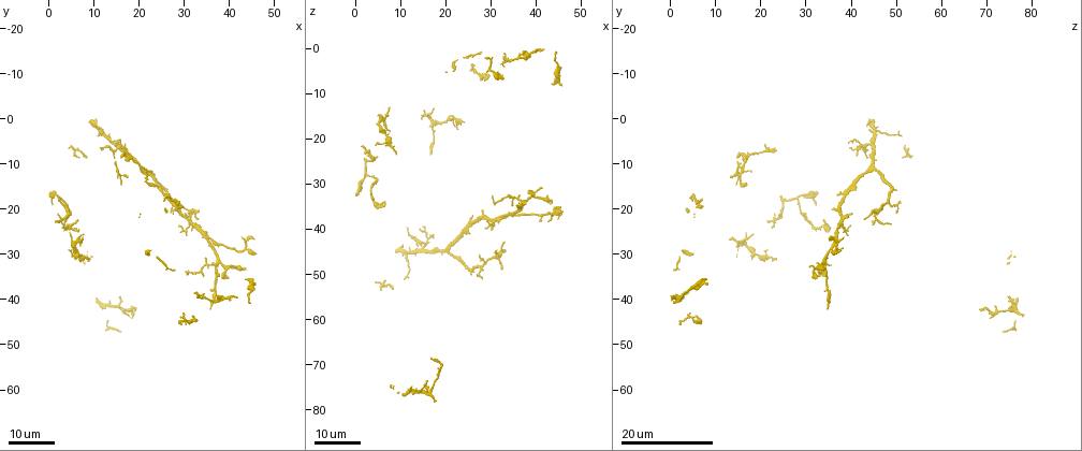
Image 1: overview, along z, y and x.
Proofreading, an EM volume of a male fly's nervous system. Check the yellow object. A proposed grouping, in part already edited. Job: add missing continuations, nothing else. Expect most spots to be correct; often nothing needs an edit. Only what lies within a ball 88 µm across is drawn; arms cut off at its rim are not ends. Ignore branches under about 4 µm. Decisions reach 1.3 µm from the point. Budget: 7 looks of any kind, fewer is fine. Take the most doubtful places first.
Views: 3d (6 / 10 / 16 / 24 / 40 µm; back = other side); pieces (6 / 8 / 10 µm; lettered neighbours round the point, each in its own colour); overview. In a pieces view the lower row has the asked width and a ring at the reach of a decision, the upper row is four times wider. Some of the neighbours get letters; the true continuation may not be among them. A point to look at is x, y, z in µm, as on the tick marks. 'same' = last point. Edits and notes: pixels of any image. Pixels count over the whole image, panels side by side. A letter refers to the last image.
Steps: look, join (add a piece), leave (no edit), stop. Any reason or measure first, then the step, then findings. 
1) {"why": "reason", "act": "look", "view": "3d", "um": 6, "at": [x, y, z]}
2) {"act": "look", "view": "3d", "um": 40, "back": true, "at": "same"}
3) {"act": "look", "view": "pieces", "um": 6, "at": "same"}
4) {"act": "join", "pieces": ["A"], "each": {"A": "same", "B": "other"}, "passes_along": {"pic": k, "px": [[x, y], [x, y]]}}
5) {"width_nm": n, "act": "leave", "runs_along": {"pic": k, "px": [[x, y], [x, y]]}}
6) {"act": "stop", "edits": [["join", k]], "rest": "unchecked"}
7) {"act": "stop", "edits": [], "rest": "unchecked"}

{"why": "thin end", "act": "look", "view": "3d", "um": 16, "at": [32.5, 23.5, 48.5]}

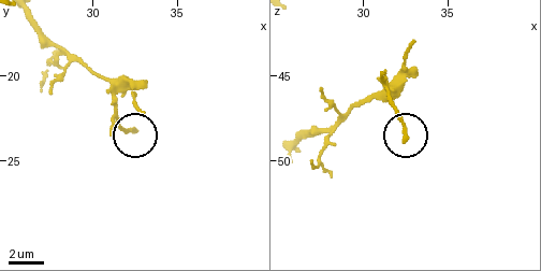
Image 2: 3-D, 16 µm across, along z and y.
{"why": "what lies round it", "act": "look", "view": "pieces", "um": 8, "at": "same"}

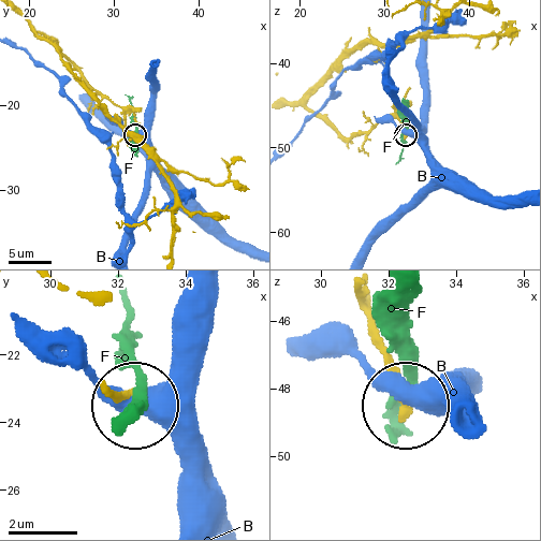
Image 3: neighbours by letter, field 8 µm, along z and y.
{"width_nm": 190, "act": "leave", "each": {"B": "other", "F": "other"}, "found": "no lettered piece goes on from it"}

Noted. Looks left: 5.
{"why": "an open end", "act": "look", "view": "3d", "um": 16, "at": [28.0, 18.5, 50.5]}

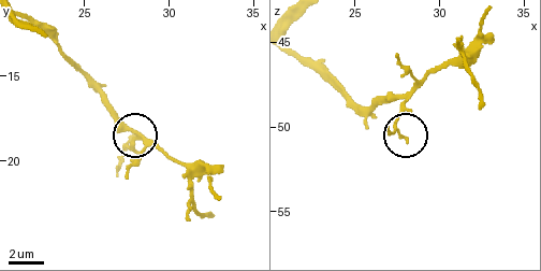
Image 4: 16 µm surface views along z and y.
{"act": "look", "view": "pieces", "um": 8, "at": "same"}

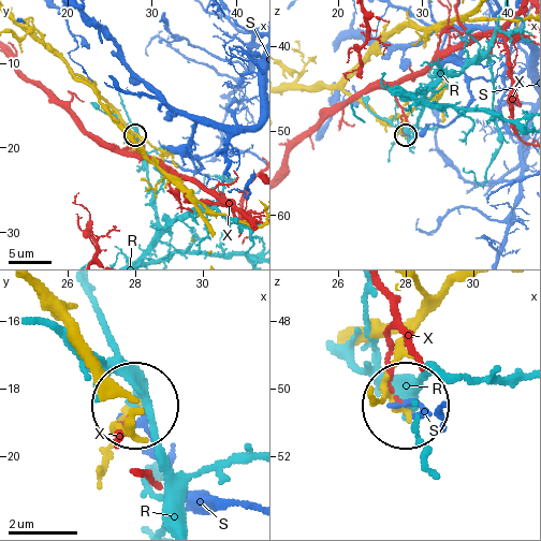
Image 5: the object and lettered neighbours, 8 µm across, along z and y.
{"act": "leave", "each": {"R": "other", "S": "other", "X": "other"}, "found": "none of them fits"}

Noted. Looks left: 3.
{"act": "look", "view": "3d", "um": 16, "at": [16.0, 39.5, 75.0]}

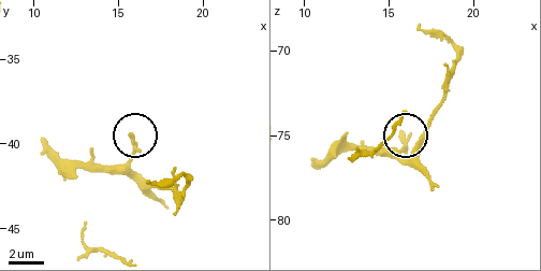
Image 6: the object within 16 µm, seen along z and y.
{"why": "what lies round it", "act": "look", "view": "pieces", "um": 8, "at": [15.8, 39.5, 74.8]}

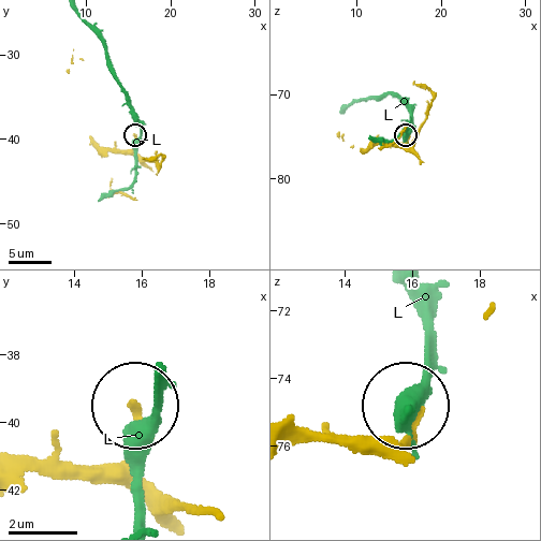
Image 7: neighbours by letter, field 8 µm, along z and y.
{"act": "leave", "each": {"L": "other"}, "found": "none of them fits"}

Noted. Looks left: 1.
{"act": "stop", "edits": [], "rest": "unchecked"}

